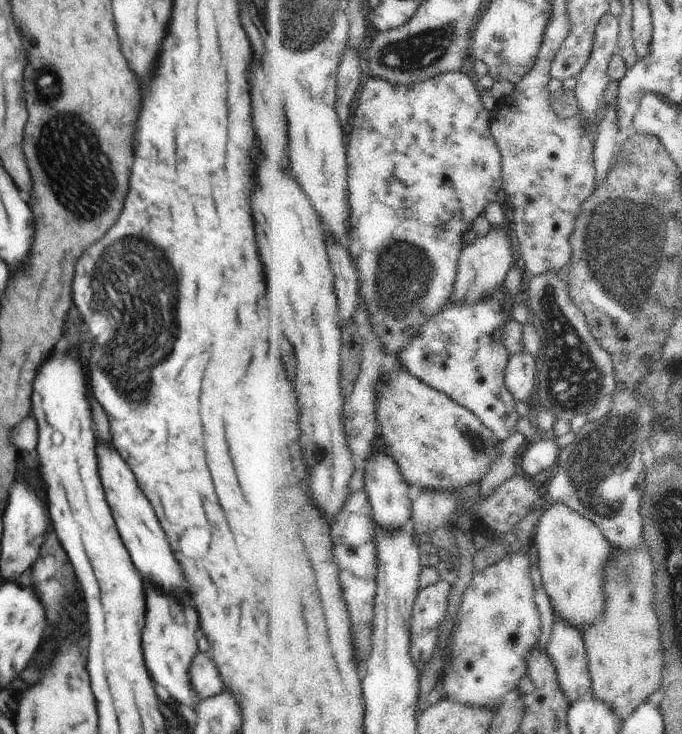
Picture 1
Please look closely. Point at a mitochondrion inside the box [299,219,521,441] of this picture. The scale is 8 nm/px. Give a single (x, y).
(405, 273)

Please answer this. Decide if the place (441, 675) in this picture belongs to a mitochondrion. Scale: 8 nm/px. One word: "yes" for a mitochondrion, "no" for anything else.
no

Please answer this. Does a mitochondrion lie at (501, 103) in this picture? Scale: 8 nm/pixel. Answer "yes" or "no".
no

